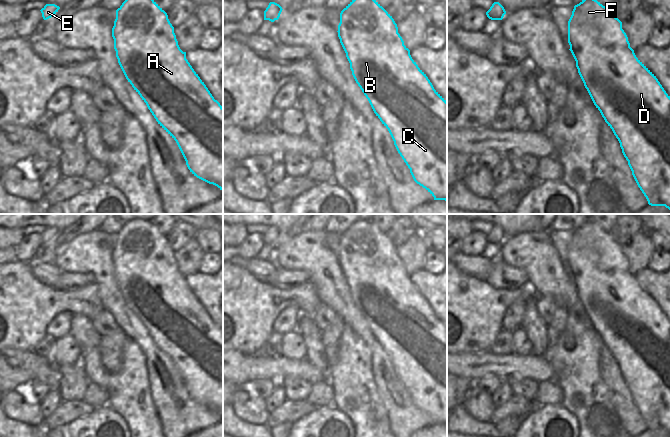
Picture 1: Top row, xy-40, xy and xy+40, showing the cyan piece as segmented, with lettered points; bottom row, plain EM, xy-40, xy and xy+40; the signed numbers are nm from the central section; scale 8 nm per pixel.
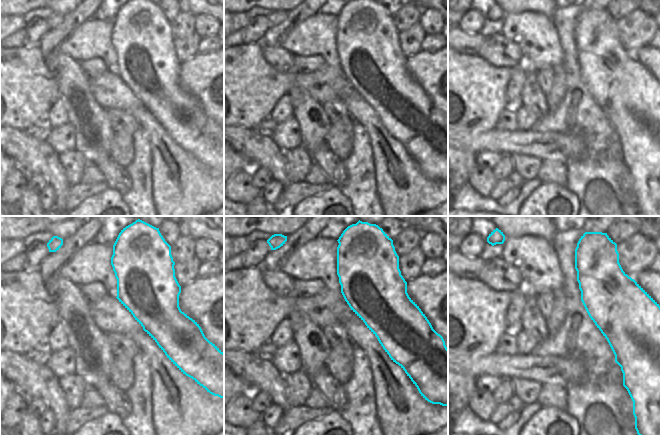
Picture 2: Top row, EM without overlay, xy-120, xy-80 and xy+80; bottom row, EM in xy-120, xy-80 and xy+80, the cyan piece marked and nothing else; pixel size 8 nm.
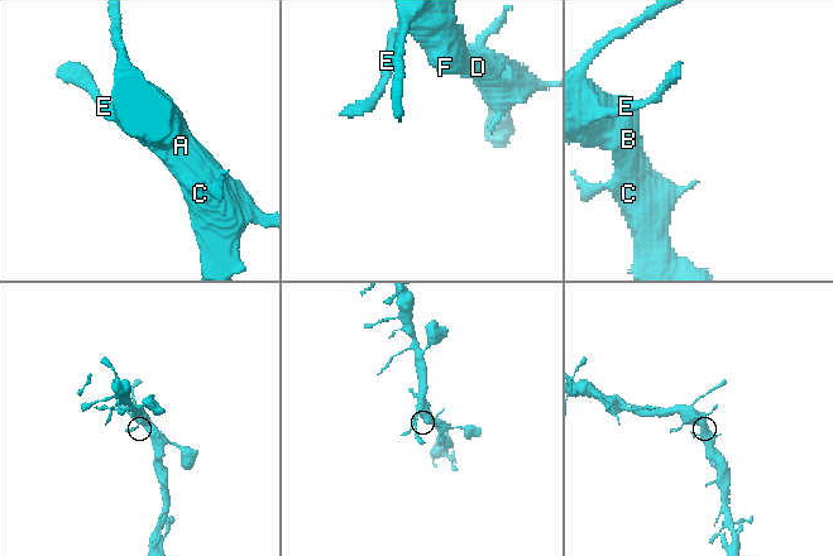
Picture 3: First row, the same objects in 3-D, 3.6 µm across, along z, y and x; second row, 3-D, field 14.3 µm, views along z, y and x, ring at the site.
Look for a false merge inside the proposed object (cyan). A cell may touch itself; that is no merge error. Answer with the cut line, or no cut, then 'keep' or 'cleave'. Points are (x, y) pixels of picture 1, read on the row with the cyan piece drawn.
cut none; keep

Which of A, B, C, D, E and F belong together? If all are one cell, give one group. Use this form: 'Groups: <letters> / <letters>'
Groups: A B C D E F

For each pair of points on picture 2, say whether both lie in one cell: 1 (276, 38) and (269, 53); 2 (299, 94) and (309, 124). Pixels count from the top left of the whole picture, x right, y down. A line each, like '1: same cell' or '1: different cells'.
1: different cells
2: same cell

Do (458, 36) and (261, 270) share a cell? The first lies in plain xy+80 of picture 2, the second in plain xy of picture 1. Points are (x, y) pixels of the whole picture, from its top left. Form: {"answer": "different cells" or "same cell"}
{"answer": "same cell"}

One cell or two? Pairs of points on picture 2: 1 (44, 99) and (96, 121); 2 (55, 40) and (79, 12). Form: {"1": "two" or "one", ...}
{"1": "two", "2": "one"}

